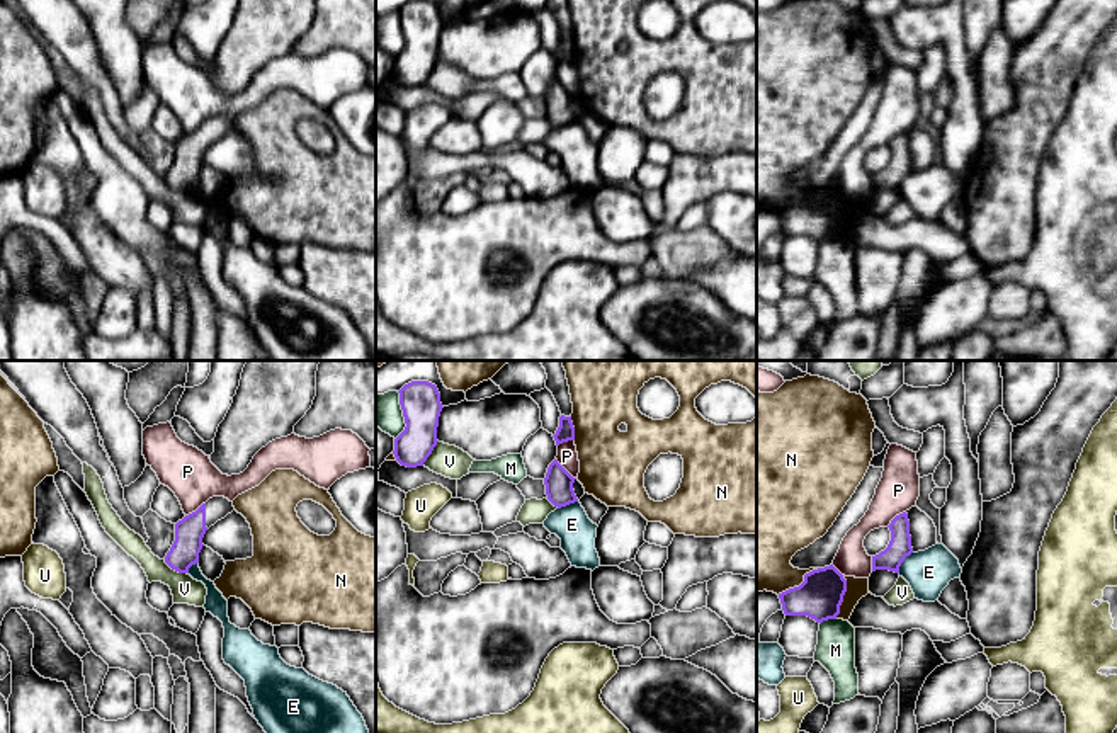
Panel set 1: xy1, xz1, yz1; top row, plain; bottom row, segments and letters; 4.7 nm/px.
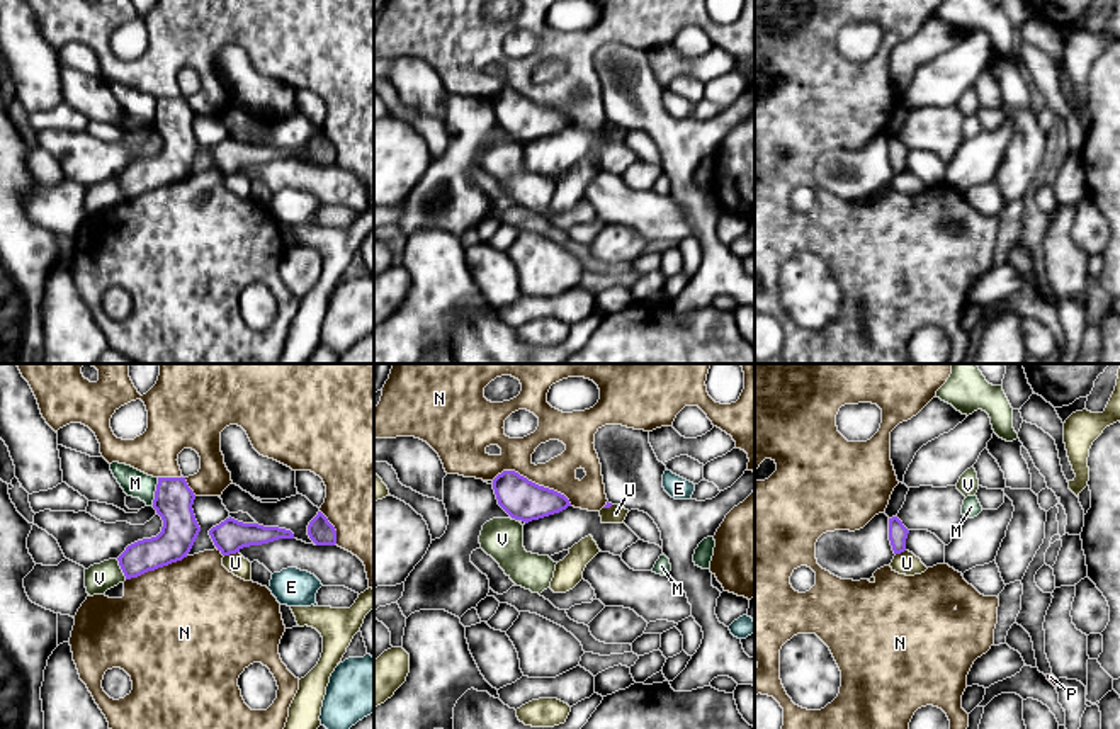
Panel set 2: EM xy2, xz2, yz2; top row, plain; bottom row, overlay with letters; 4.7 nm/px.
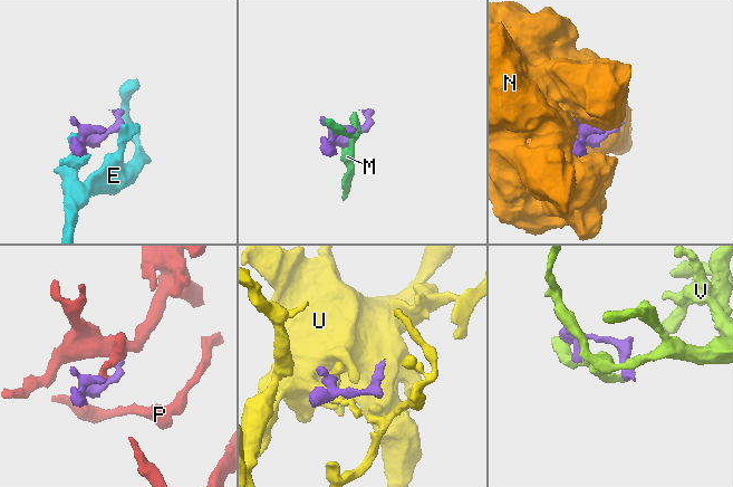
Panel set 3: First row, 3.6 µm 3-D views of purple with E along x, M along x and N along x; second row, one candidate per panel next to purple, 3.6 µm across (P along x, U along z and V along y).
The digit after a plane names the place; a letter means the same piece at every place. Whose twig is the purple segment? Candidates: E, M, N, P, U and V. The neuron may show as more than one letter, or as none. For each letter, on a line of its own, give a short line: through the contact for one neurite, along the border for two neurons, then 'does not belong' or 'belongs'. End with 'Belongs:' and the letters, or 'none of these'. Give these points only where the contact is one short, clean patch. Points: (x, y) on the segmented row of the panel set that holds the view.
E: does not belong
M: does not belong
N: does not belong
P: does not belong
U: line xy2 (238, 551), (225, 556); does not belong
V: does not belong
Belongs: none of these

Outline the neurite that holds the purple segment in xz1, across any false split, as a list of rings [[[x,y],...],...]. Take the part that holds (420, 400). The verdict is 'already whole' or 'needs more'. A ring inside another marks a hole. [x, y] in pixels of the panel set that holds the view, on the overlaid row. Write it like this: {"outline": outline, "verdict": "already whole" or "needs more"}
{"outline": [[[411,381],[398,393],[406,427],[394,439],[393,454],[401,466],[423,466],[439,442],[440,393],[428,381]]], "verdict": "already whole"}

